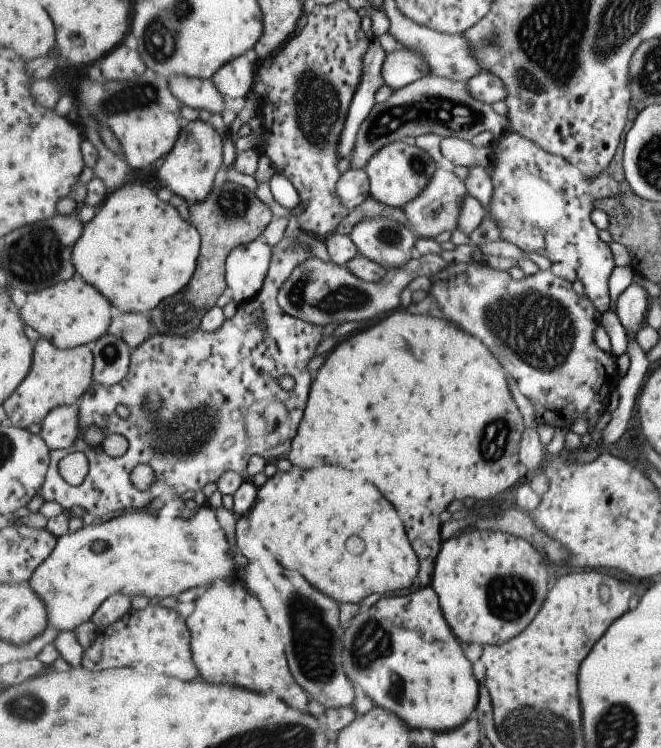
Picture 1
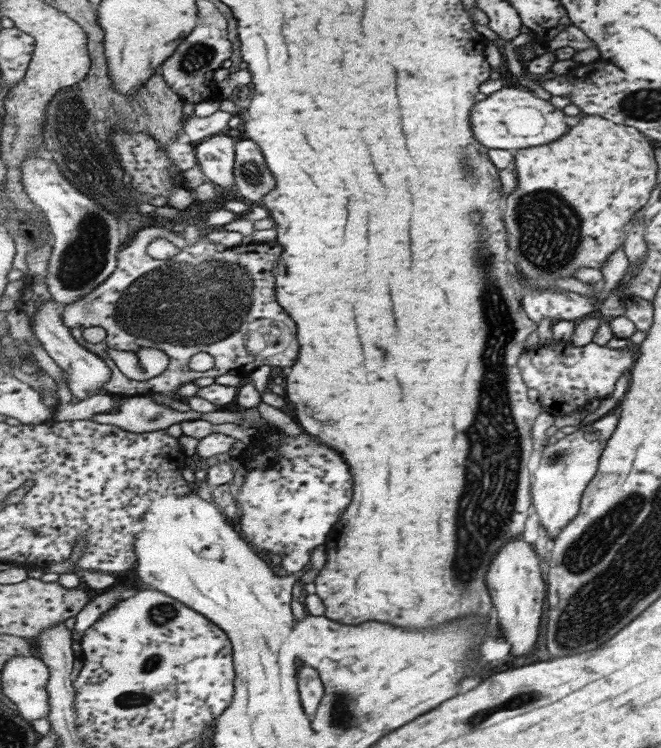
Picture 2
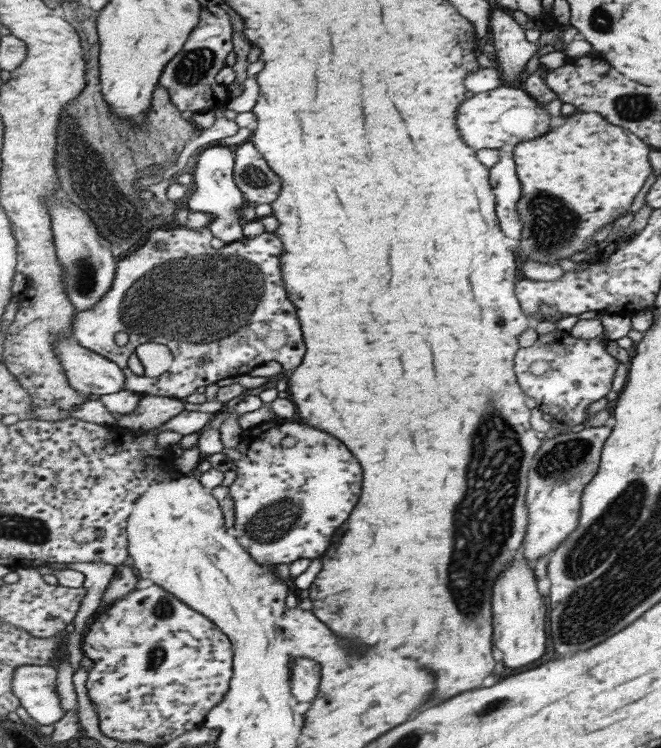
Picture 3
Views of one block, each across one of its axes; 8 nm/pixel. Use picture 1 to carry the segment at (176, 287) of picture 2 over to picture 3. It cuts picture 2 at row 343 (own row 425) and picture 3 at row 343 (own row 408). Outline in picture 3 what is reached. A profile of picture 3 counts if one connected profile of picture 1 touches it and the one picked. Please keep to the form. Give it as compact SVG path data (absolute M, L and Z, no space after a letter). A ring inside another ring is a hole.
M180 226L153 231L139 252L122 256L117 282L112 284L111 290L96 307L77 312L72 330L73 338L88 350L116 362L127 375L125 390L141 395L185 400L201 386L209 387L227 378L249 374L252 368L257 368L264 362L275 360L283 366L283 370L294 370L304 361L307 348L301 332L298 308L288 294L287 283L284 281L284 243L279 235L275 231L265 231L261 236L244 236L241 240L227 243L220 249L211 247L213 236L212 230L207 226L199 230ZM161 243L166 245L164 251L155 249L155 244ZM117 332L133 332L141 340L133 340L127 346L117 346ZM141 342L161 343L169 347L174 354L174 363L170 370L155 378L135 374L128 360L135 354L136 348L141 346Z

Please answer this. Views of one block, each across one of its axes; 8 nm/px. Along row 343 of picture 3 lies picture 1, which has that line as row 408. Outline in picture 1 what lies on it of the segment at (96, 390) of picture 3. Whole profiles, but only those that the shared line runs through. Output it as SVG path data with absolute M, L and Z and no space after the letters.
M79 404L73 406L61 406L53 409L49 416L41 424L40 435L49 444L52 450L71 448L77 438L80 437L82 427L79 426L81 422L81 408Z

